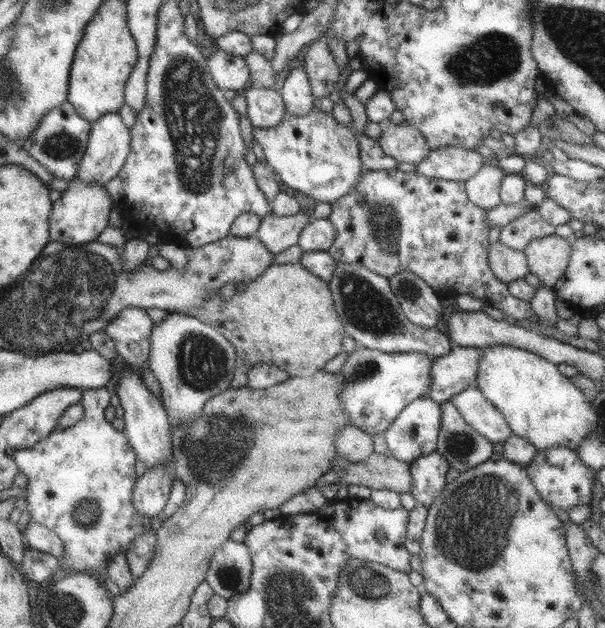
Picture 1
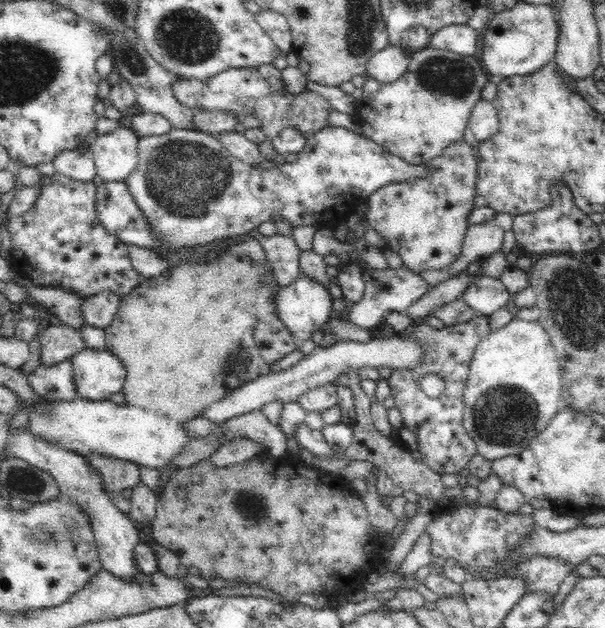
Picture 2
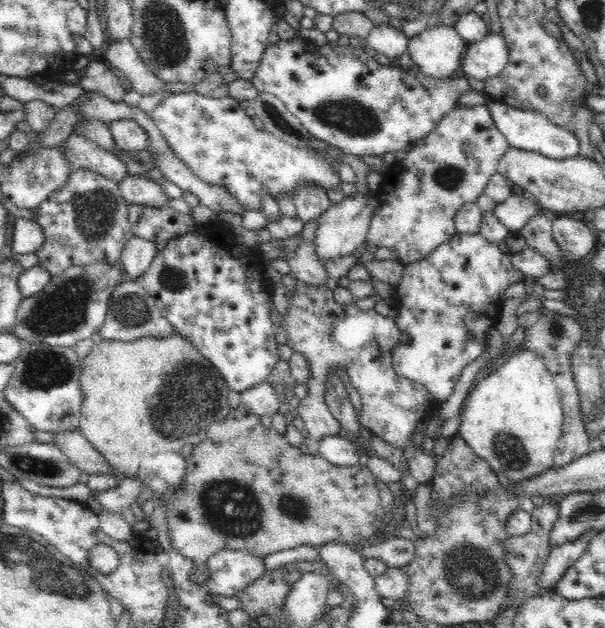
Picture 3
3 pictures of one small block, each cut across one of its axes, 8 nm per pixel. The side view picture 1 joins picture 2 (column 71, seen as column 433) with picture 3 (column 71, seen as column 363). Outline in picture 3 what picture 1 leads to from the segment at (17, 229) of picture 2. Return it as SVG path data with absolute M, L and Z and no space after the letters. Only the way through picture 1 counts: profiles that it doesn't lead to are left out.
M77 169L68 174L68 179L56 191L51 192L33 210L32 222L43 232L42 244L33 252L38 258L37 265L49 272L51 278L62 274L70 267L84 267L90 264L107 263L114 266L119 262L121 252L128 240L135 237L132 223L128 220L129 202L122 197L121 190L115 180L105 178L102 174Z

